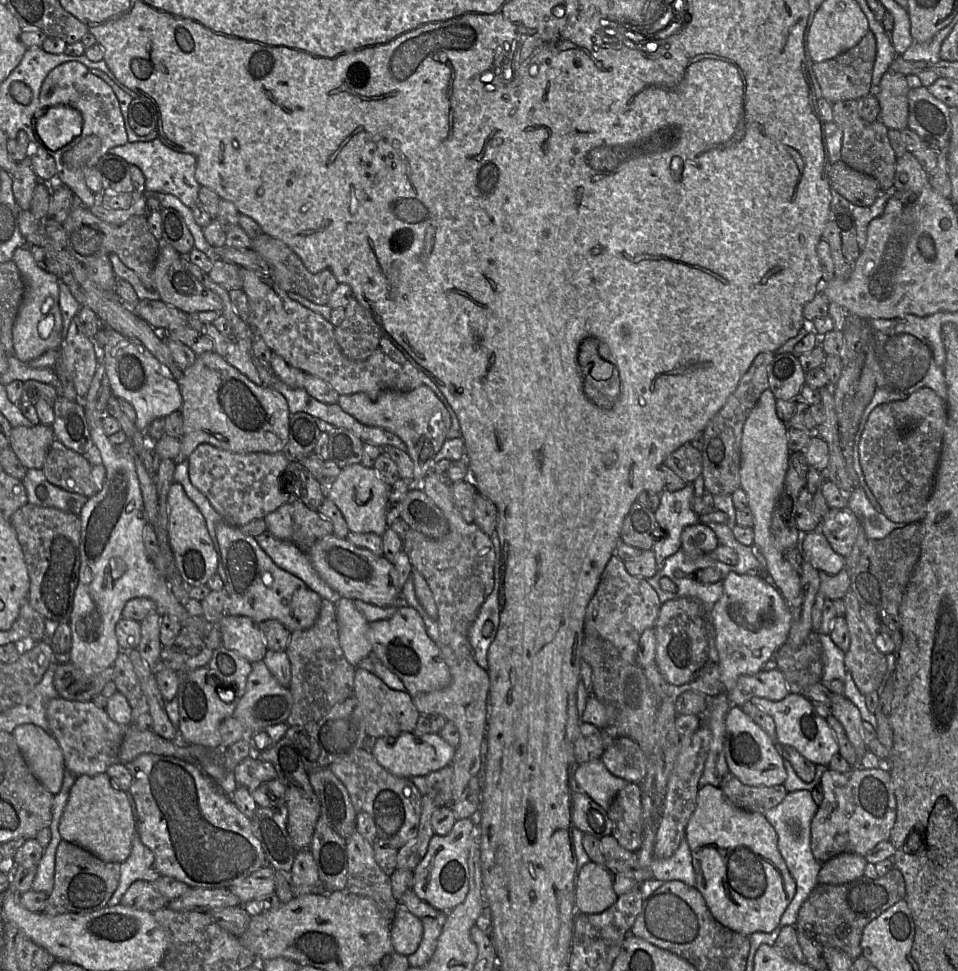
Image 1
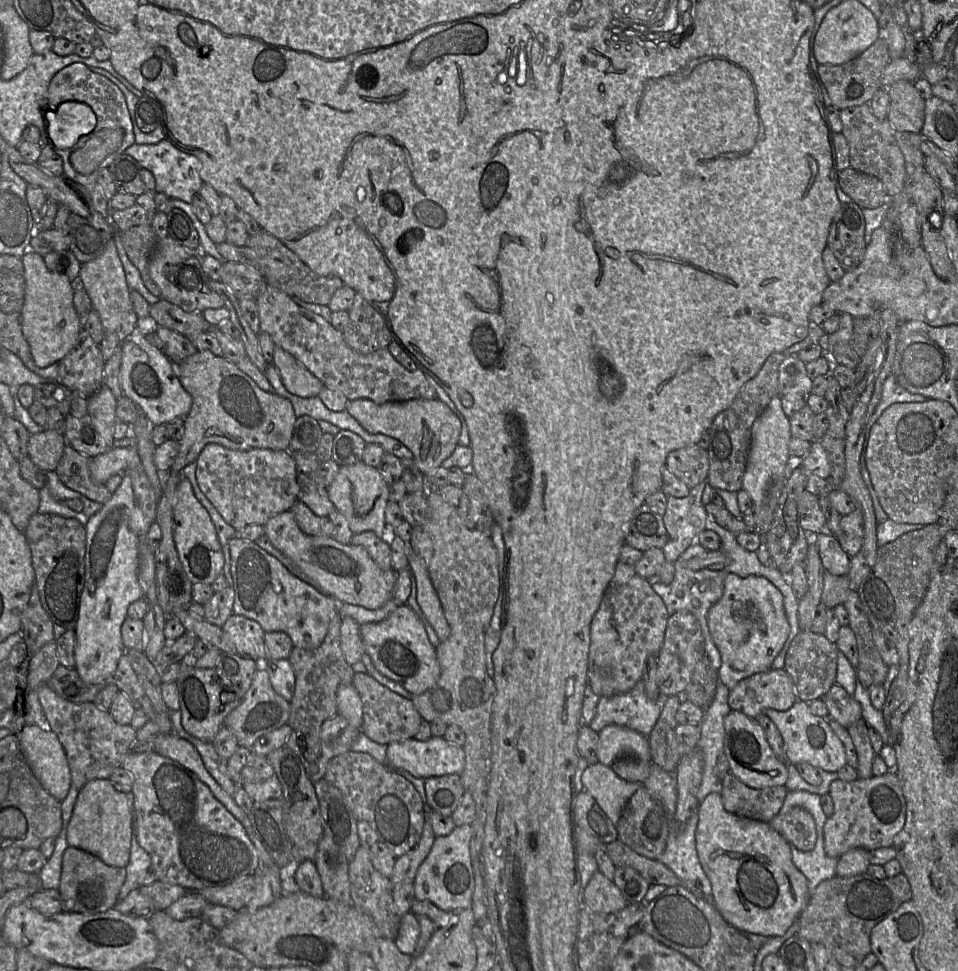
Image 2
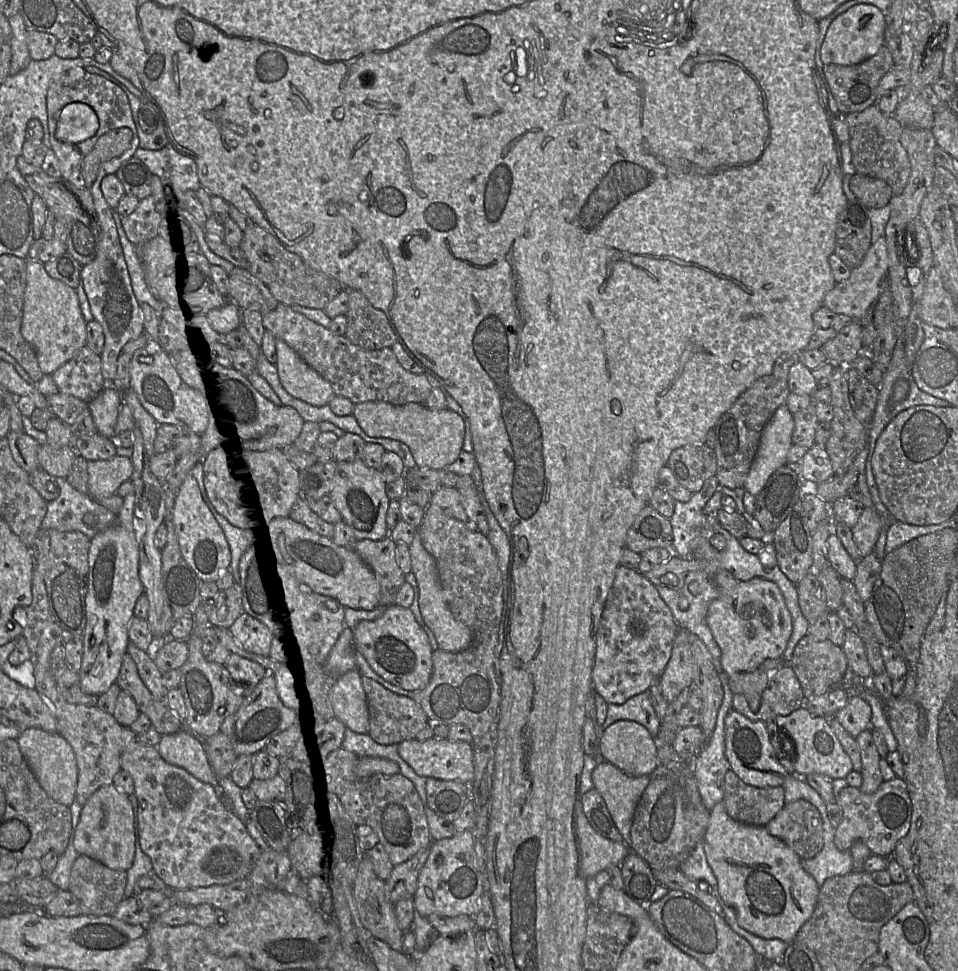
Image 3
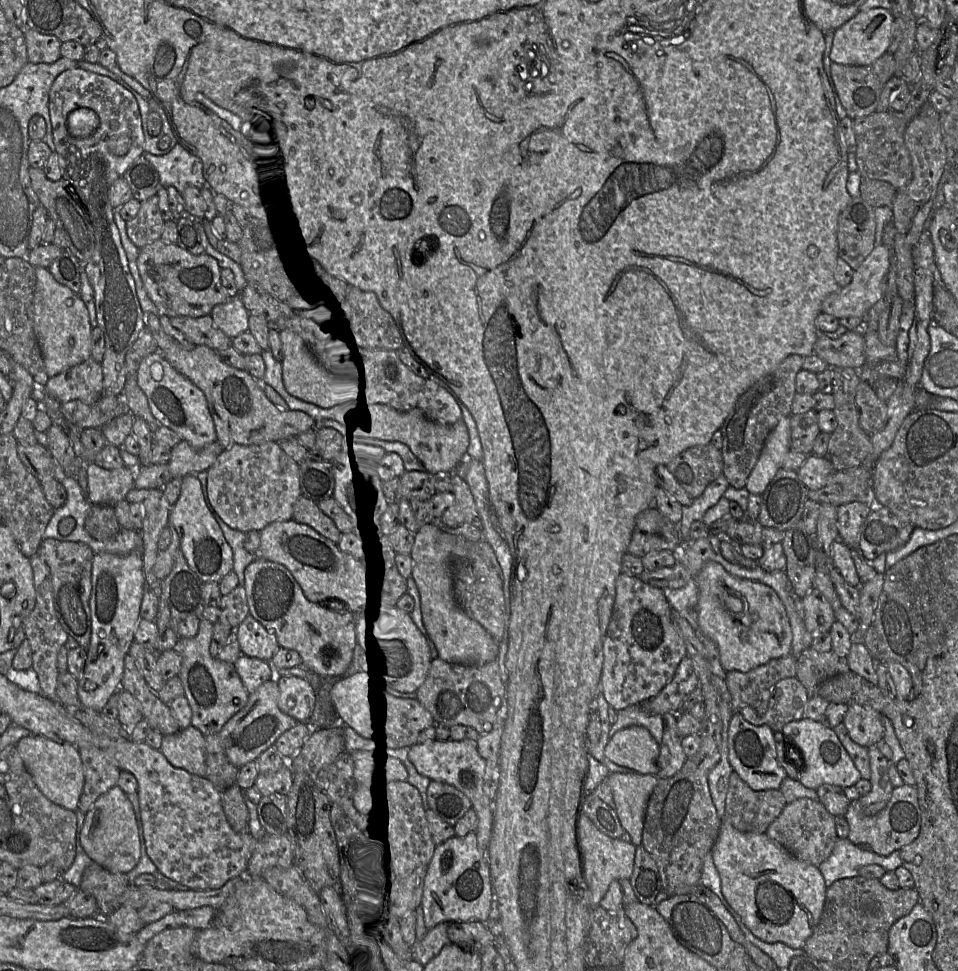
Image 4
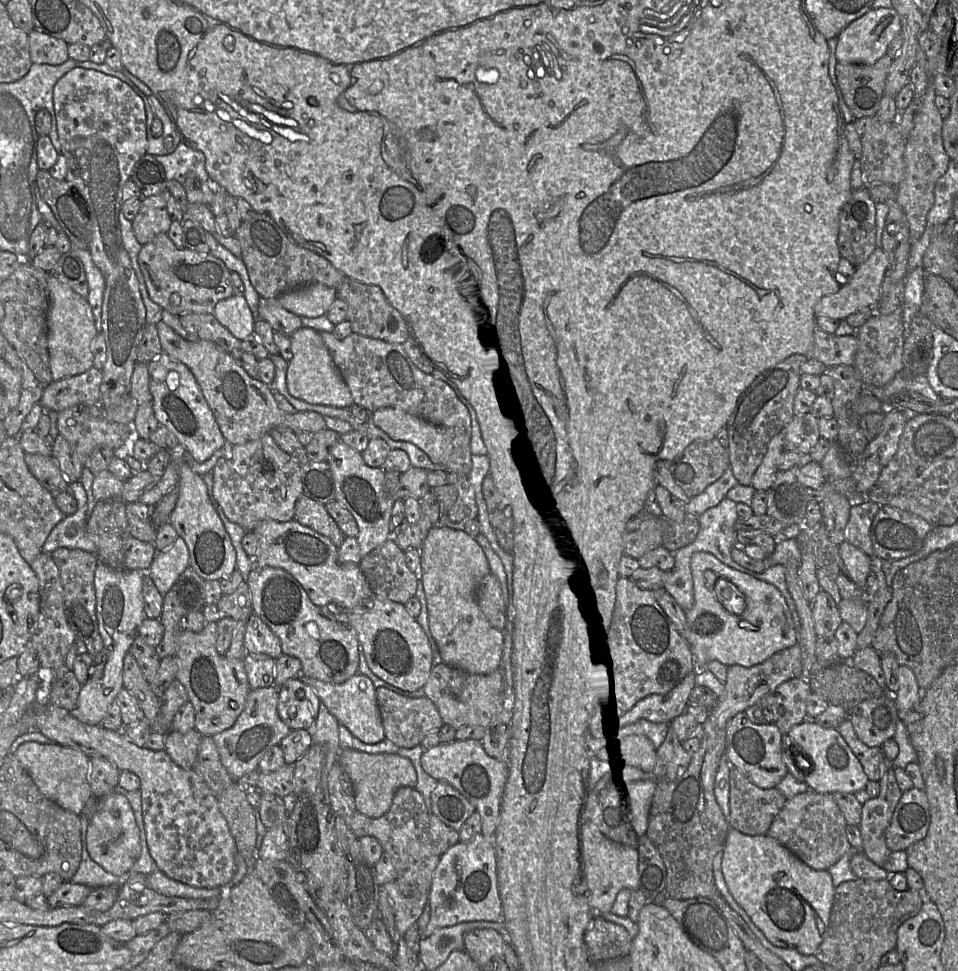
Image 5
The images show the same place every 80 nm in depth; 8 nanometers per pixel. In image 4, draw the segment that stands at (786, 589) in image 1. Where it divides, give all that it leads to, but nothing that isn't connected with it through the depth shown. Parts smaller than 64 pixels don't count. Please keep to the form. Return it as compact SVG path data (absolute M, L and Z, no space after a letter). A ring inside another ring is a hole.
M790 417L782 418L768 434L756 465L751 471L745 488L750 494L762 495L777 471L783 467L790 451Z

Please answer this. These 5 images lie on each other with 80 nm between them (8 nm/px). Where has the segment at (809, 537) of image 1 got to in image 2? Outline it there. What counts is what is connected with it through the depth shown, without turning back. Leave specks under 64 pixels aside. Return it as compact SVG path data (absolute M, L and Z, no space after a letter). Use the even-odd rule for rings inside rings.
M828 531L810 537L818 548L825 570L833 575L848 576L851 557L841 548L837 538Z

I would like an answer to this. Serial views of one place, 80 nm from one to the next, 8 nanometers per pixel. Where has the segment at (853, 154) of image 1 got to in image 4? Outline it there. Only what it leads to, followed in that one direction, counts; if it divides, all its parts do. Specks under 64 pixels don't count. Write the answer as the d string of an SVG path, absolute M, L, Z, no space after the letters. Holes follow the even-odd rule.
M892 111L874 113L853 119L853 131L856 138L856 164L862 178L886 181L896 191L902 190L912 177L912 165L909 152L904 144L906 121Z

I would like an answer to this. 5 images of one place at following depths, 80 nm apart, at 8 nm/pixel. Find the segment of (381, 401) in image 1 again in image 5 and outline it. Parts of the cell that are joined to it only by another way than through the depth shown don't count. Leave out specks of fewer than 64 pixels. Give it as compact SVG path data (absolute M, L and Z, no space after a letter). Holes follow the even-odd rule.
M380 408L371 413L371 419L390 438L415 445L439 466L446 465L465 436L464 431L434 425L399 408Z

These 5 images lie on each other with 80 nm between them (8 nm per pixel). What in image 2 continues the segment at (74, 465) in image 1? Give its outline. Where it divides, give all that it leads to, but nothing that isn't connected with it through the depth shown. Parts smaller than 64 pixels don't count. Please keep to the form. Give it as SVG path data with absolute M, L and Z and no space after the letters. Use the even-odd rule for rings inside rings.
M66 445L55 473L66 487L103 505L110 500L112 493L93 480L90 463L91 459Z

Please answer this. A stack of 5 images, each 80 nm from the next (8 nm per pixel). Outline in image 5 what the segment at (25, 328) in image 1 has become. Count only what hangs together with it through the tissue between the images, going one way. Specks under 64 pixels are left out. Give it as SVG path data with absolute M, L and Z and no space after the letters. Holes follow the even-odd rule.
M55 276L47 279L49 309L47 313L48 350L54 381L82 374L94 366L91 342L99 332L92 308L86 298L61 283Z

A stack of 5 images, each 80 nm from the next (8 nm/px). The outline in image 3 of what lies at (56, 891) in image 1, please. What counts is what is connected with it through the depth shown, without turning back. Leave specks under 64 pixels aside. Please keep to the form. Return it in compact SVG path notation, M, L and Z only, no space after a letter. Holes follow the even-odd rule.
M79 855L74 861L68 891L80 902L82 915L112 915L125 898L127 873L113 870L97 860Z

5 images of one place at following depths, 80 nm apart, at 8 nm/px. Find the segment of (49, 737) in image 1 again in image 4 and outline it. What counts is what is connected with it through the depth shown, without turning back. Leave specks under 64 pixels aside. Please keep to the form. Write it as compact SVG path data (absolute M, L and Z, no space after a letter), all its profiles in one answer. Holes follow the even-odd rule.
M35 734L21 738L16 748L41 793L53 803L67 810L76 811L84 786L84 770L78 748Z

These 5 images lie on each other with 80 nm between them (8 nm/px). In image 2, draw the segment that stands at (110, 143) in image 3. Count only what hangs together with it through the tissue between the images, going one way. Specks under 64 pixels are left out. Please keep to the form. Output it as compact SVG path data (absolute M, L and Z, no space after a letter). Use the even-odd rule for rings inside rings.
M104 129L92 136L70 155L70 162L76 172L89 175L111 153L121 145L124 133L121 129Z

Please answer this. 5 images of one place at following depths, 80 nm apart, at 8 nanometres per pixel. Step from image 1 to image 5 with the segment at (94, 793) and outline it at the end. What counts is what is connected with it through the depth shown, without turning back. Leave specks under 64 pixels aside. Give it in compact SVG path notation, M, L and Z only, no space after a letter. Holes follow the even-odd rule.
M114 790L101 801L88 820L85 846L91 859L107 872L125 877L141 852L139 828L133 809L119 791Z

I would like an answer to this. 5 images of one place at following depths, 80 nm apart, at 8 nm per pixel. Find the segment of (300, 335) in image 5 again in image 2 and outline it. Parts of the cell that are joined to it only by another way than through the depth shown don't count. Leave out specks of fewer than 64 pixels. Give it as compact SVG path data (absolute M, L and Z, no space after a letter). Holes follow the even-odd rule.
M275 345L273 364L279 371L283 385L291 394L303 398L318 397L324 387L316 376L280 346Z

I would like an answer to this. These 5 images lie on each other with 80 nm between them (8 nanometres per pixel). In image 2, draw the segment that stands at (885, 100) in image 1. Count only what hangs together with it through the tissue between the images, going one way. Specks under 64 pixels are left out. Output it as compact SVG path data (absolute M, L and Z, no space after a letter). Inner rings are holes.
M900 80L886 89L890 96L886 119L895 131L920 133L924 124L925 99L913 83Z

